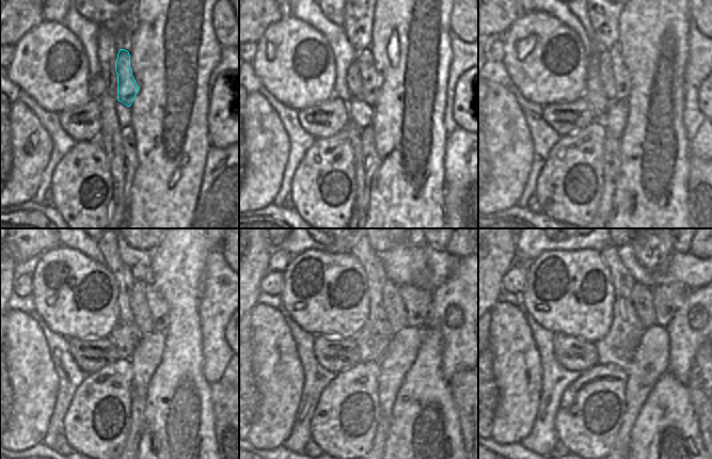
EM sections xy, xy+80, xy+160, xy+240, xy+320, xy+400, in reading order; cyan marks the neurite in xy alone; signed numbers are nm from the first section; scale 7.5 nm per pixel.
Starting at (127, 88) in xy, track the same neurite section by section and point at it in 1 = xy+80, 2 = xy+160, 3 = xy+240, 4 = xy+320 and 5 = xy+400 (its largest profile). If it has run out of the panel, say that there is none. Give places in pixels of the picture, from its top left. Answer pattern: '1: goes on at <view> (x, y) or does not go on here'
1: goes on at xy+80 (370, 80)
2: goes on at xy+160 (622, 83)
3: goes on at xy+240 (158, 307)
4: goes on at xy+320 (417, 301)
5: goes on at xy+400 (667, 298)

